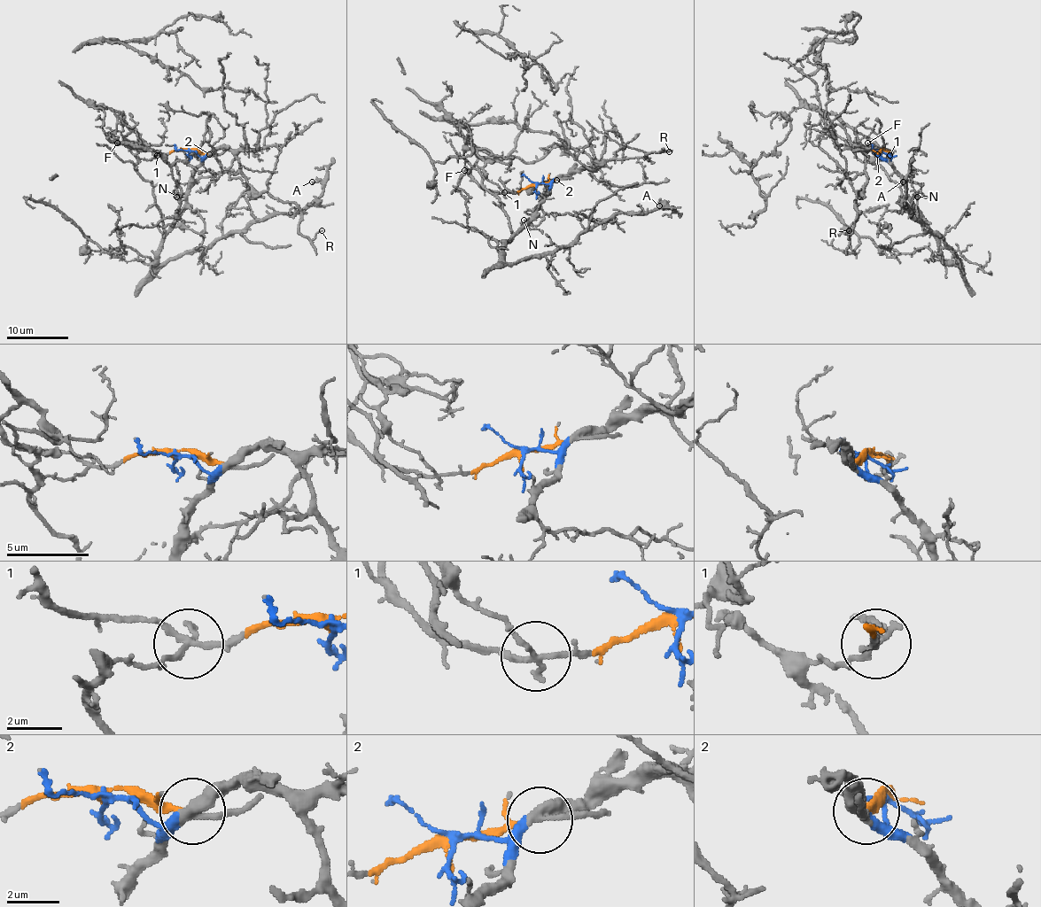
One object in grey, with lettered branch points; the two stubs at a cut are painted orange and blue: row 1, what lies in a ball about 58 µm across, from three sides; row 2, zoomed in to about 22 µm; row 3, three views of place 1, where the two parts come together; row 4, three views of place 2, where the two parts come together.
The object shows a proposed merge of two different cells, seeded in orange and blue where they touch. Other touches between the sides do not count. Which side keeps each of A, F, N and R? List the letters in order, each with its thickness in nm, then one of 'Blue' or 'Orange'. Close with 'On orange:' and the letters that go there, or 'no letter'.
A: Thickness 150 nm. Blue
F: Thickness 120 nm. Orange
N: Thickness 70 nm. Blue
R: Thickness 120 nm. Blue
On orange: F

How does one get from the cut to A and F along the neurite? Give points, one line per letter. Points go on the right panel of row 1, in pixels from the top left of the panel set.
A: (882, 151), (936, 239), (939, 256), (959, 265), (954, 253), (908, 212), (902, 181)
F: (882, 151), (889, 155), (889, 151), (866, 143)

